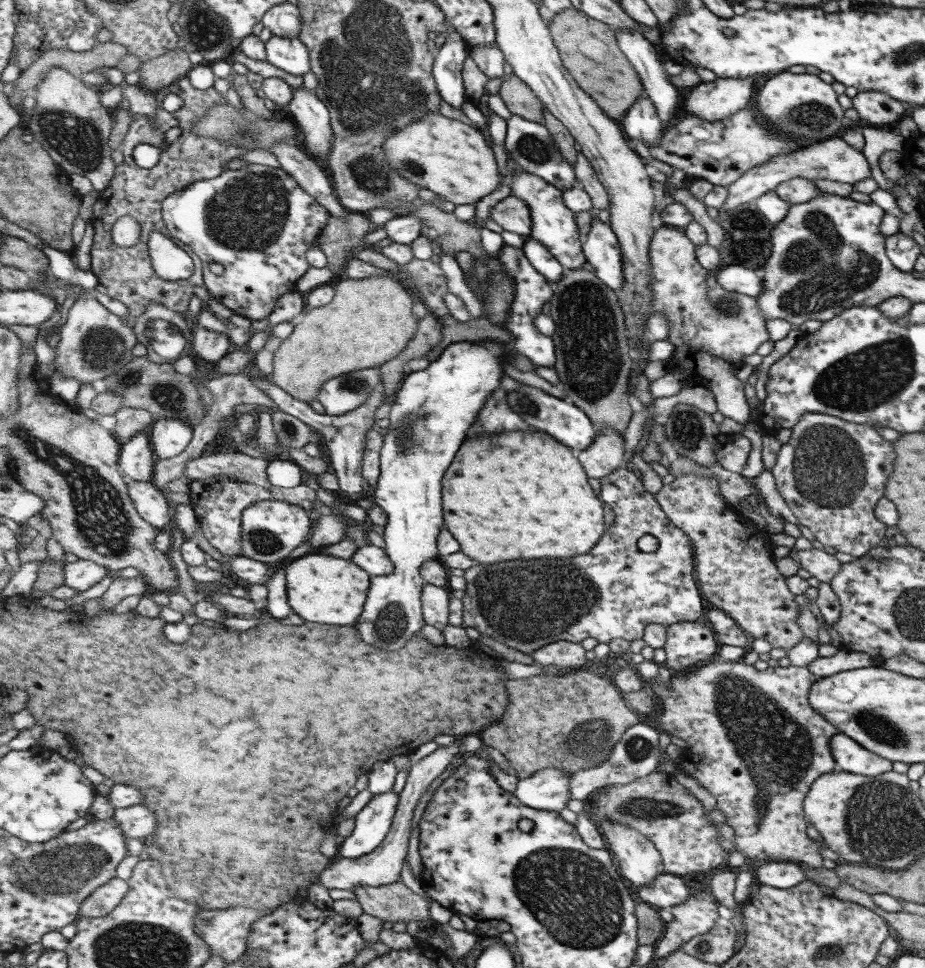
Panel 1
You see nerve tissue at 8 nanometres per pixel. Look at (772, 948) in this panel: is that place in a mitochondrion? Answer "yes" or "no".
no

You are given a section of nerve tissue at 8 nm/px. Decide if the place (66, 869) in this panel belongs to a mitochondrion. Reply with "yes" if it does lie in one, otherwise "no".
yes

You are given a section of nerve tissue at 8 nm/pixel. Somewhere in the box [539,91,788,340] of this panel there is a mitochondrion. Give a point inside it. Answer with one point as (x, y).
(751, 232)

